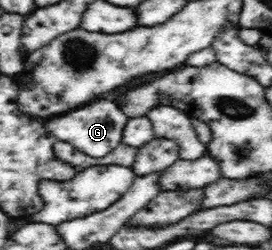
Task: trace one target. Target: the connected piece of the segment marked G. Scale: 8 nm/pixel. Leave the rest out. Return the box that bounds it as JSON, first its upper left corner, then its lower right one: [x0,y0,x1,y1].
[45,98,127,158]

